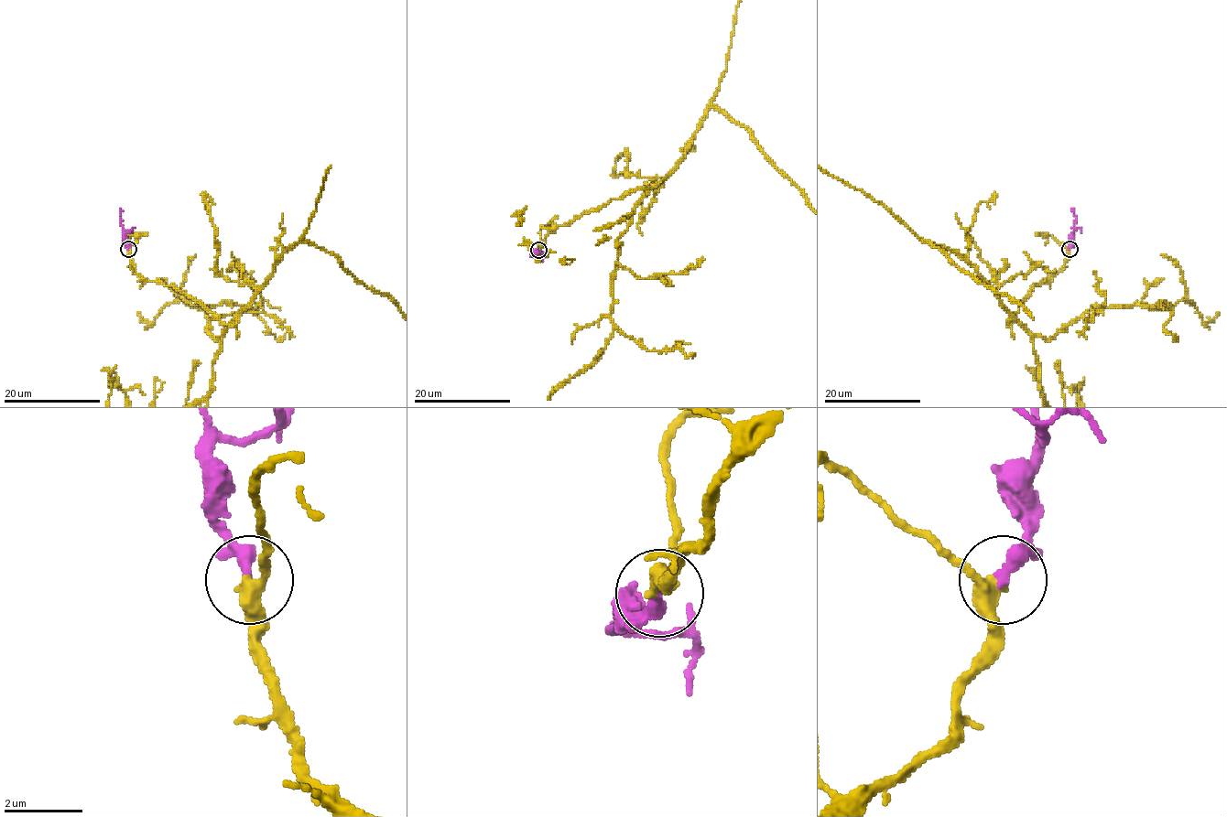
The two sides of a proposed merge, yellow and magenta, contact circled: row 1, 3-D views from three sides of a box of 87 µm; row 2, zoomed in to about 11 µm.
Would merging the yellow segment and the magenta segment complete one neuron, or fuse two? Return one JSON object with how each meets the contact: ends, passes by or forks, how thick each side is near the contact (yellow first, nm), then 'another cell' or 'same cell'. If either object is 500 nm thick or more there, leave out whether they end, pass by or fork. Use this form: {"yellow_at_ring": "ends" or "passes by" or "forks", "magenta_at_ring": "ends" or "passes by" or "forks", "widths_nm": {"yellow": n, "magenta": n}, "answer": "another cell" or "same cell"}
{"yellow_at_ring": "passes by", "magenta_at_ring": "ends", "widths_nm": {"yellow": 340, "magenta": 360}, "answer": "same cell"}

